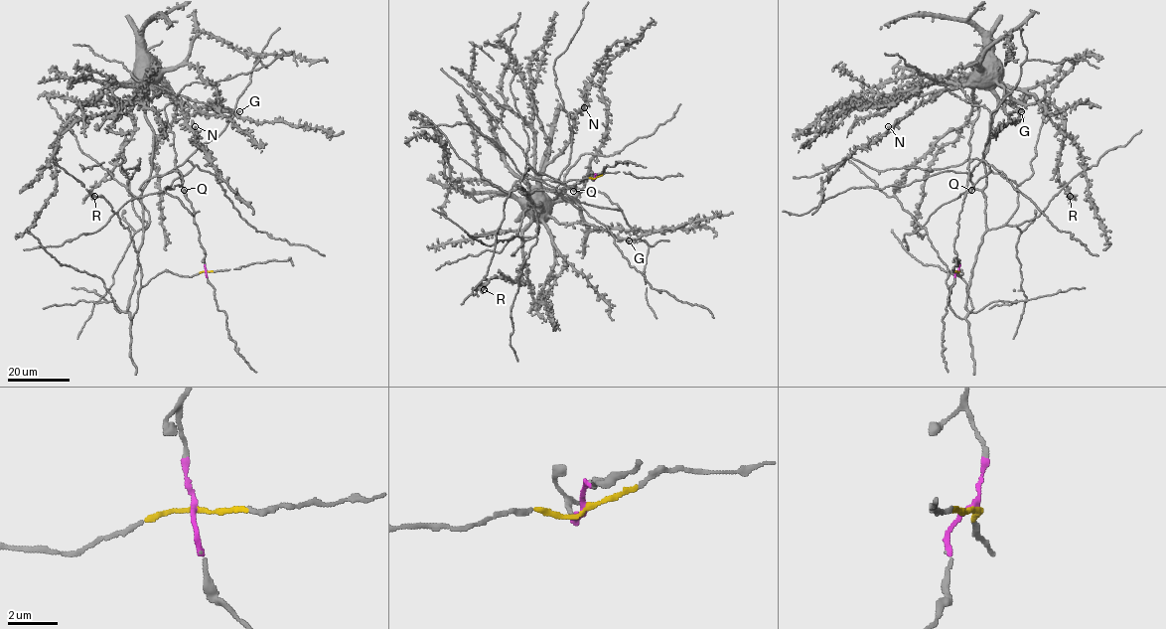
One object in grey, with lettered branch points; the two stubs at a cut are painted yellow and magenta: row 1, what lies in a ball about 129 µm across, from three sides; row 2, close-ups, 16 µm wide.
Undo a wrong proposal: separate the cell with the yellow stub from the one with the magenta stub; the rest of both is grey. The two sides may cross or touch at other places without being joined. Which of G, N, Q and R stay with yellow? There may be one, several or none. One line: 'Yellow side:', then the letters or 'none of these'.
Yellow side: G, N, R

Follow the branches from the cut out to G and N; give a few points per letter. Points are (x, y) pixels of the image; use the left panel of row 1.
G: (206, 271), (156, 275), (131, 319), (152, 166), (145, 94), (161, 82), (205, 113), (240, 111)
N: (206, 271), (156, 275), (131, 319), (152, 166), (147, 87), (180, 103), (184, 122), (195, 125)

